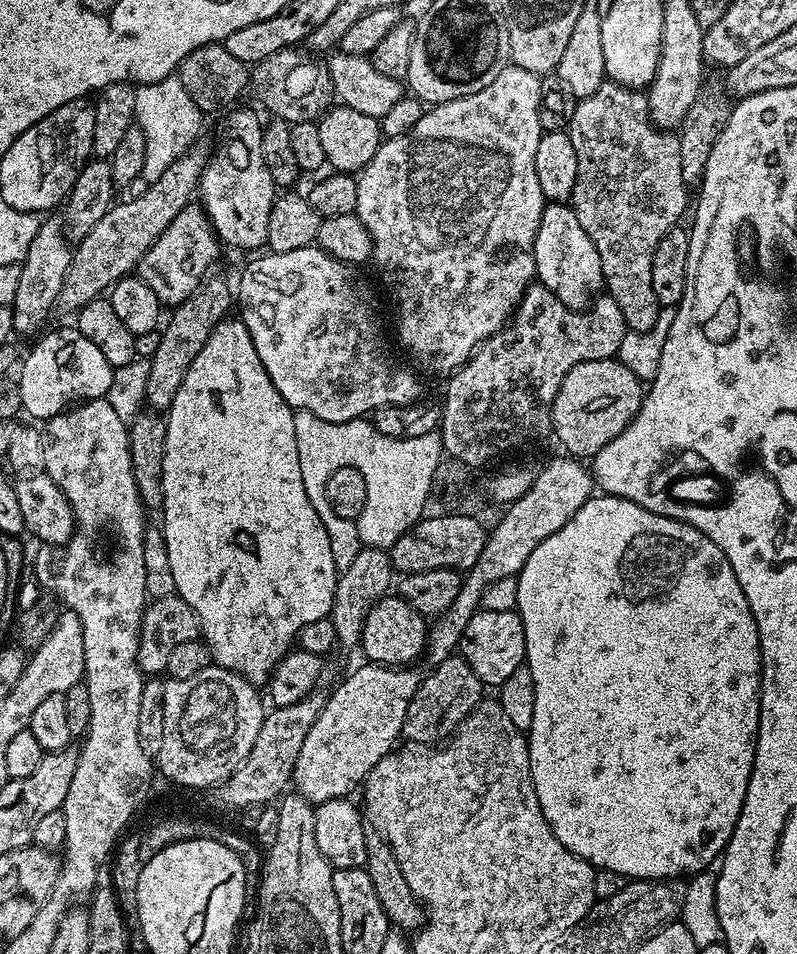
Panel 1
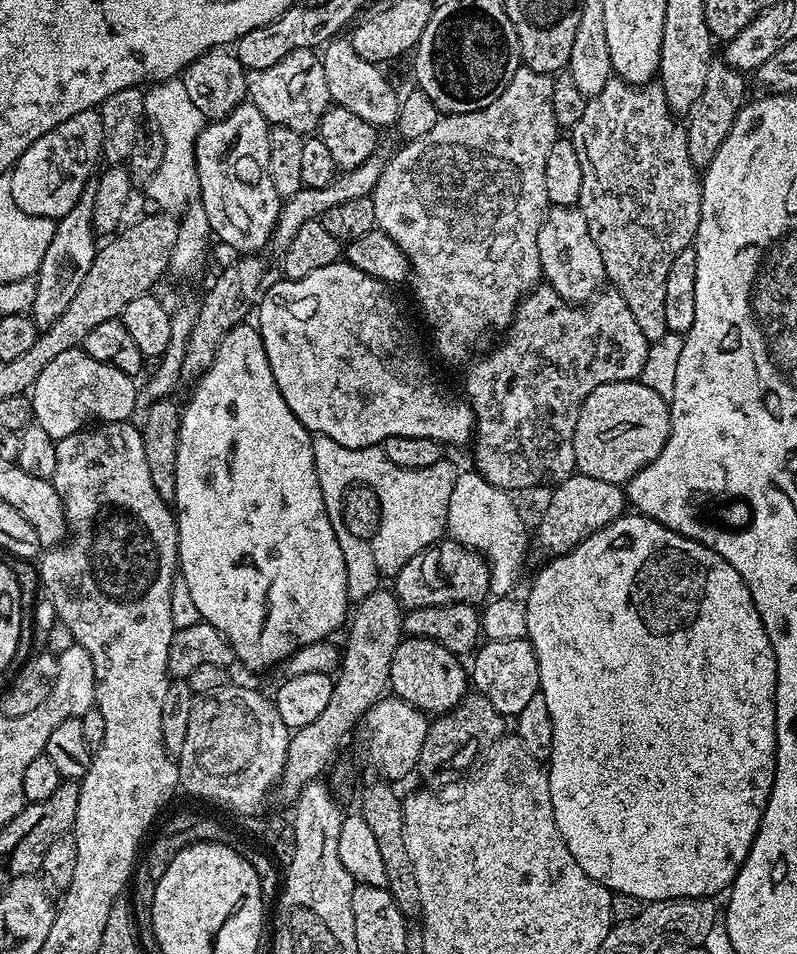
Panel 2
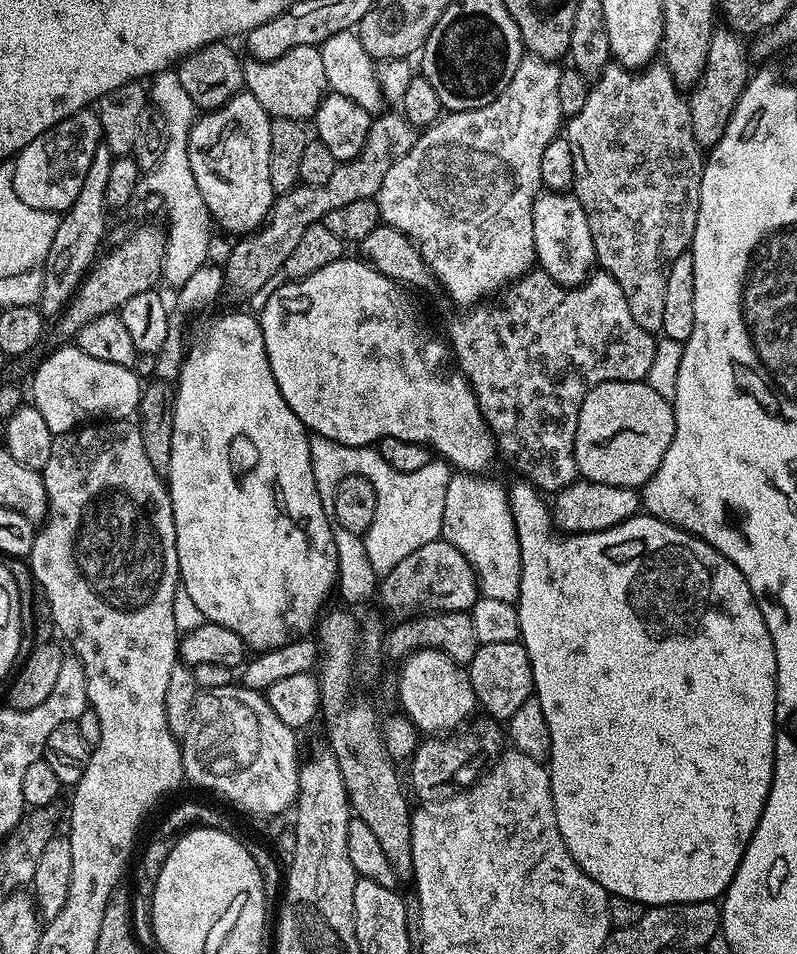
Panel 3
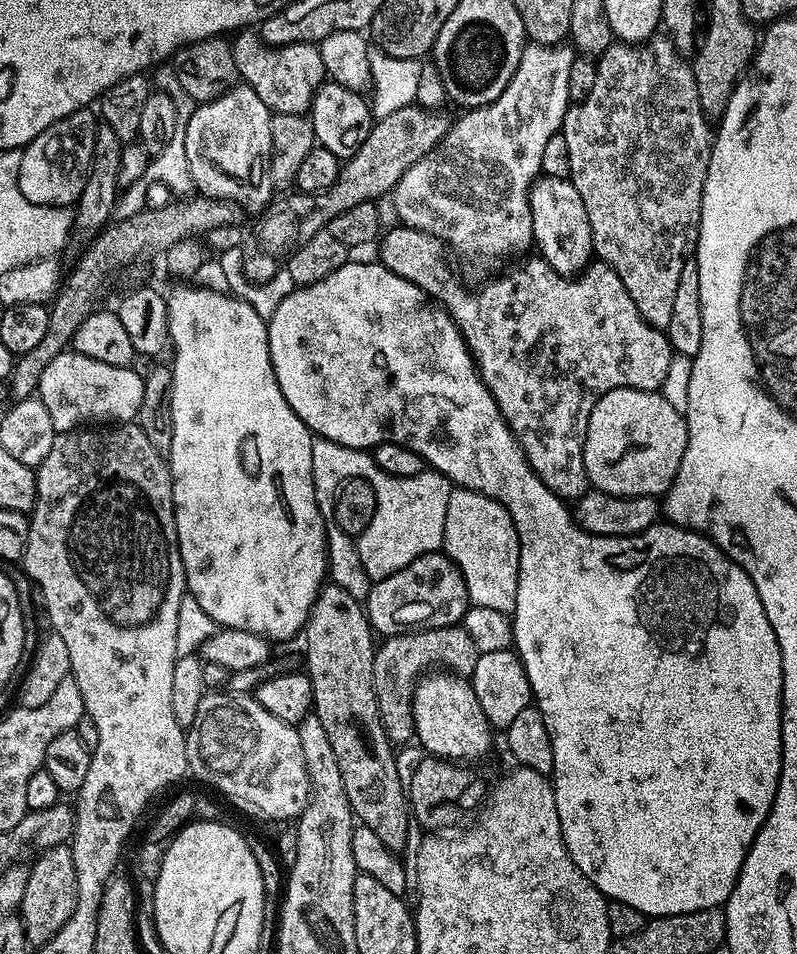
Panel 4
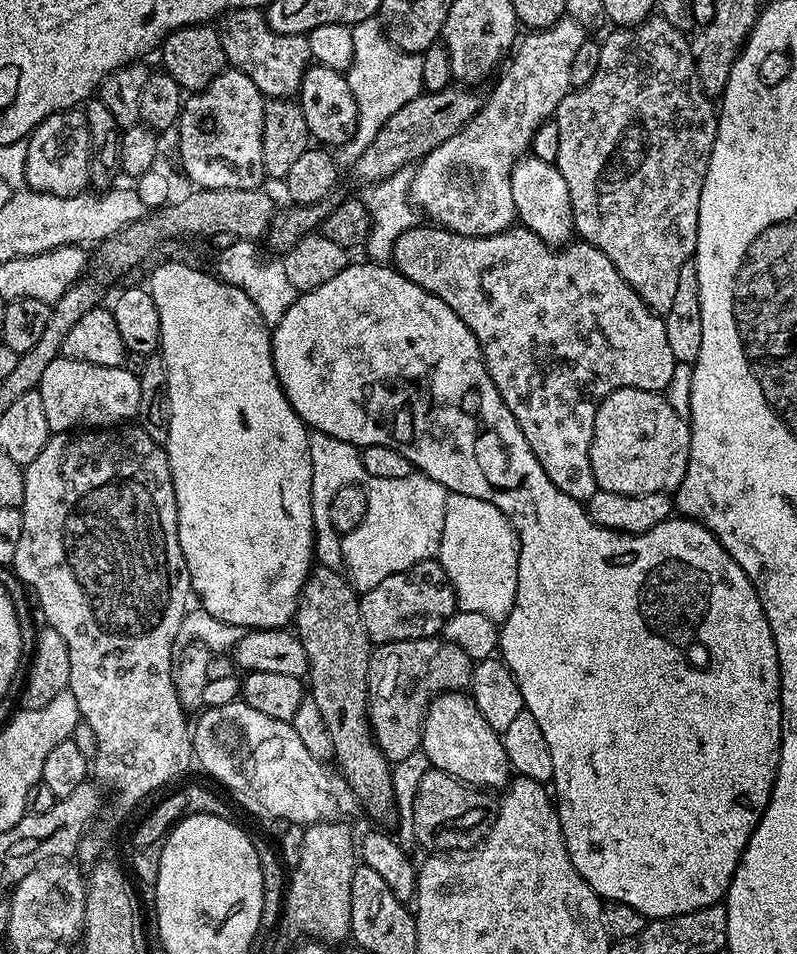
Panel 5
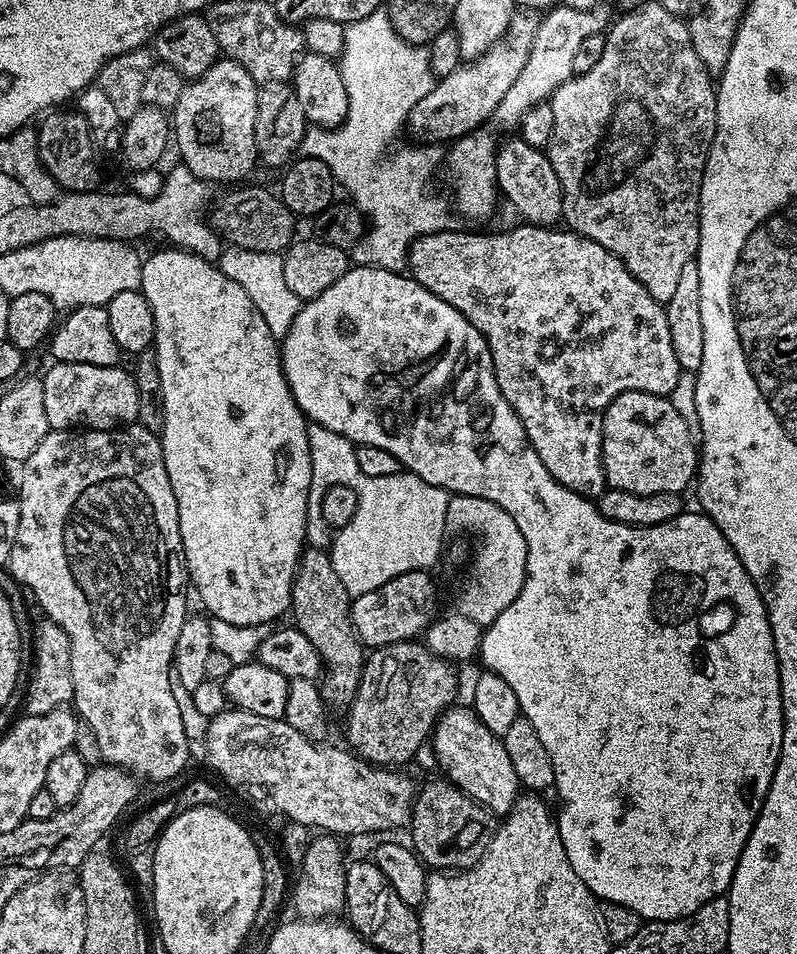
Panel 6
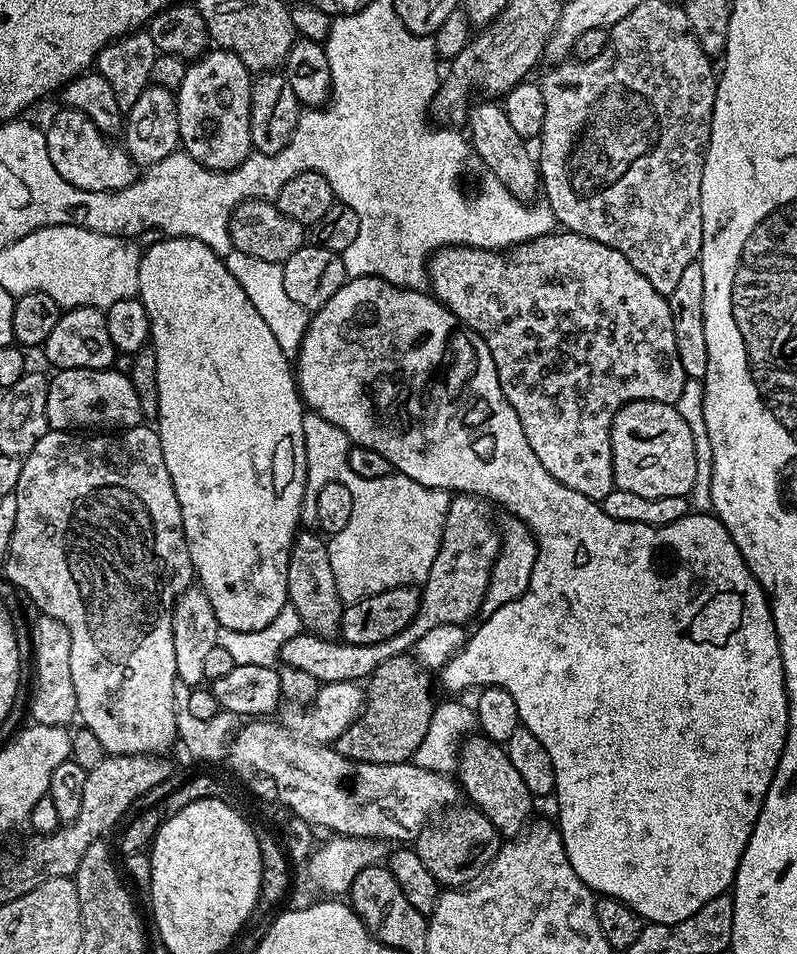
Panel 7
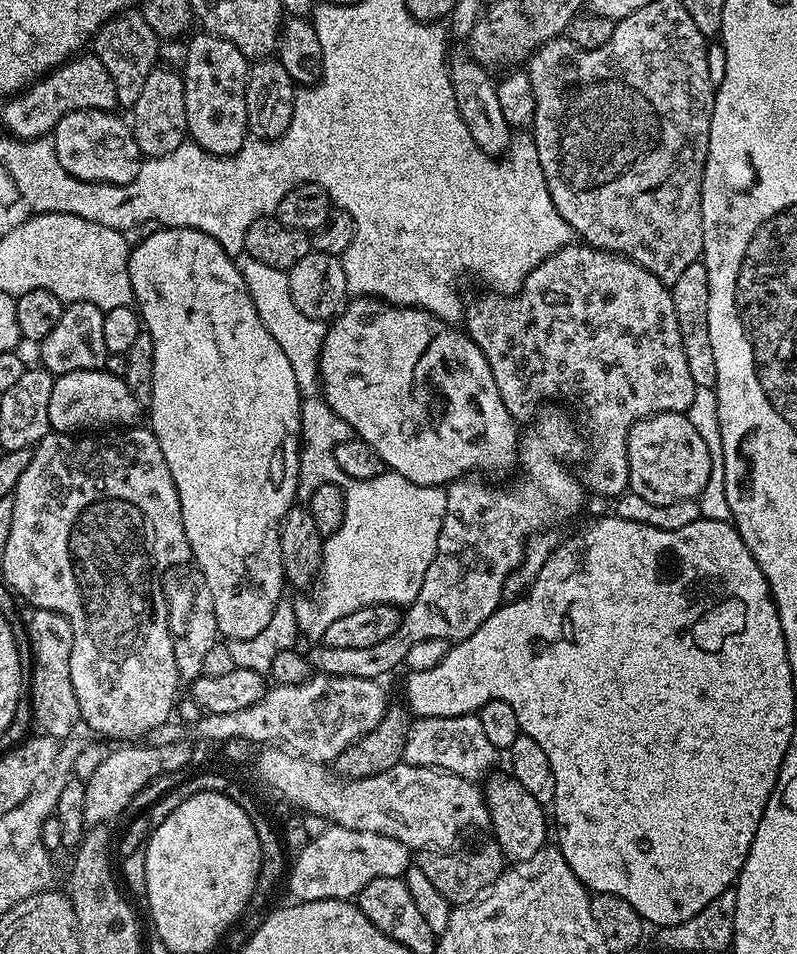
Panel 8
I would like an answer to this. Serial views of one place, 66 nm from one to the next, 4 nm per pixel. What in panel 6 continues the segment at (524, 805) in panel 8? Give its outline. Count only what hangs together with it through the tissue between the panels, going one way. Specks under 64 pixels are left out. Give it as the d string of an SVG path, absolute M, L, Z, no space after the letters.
M453 706L436 721L435 729L430 737L430 745L436 754L436 762L441 772L451 783L469 796L470 799L488 809L493 816L503 818L508 815L510 809L515 806L517 800L522 795L520 787L520 779L518 774L514 774L514 765L510 763L510 754L506 754L506 746L501 737L490 734L490 730L486 730L486 726L482 726L482 722L472 711L471 707Z

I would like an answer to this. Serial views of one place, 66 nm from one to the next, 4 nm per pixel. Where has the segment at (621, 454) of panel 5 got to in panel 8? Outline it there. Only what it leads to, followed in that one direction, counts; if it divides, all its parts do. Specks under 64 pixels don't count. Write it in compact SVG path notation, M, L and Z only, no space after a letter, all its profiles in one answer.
M663 412L642 418L634 422L628 432L628 486L630 491L638 494L638 498L646 498L646 502L654 502L657 506L666 506L666 502L682 502L699 497L700 491L712 473L710 450L706 450L706 442L702 442L698 430L683 412Z

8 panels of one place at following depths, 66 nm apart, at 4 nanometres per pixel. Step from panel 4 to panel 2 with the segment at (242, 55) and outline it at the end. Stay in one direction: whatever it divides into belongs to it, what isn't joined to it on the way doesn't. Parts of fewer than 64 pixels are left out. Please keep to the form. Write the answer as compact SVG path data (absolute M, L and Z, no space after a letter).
M302 48L286 54L284 60L270 68L247 73L247 99L264 115L269 125L301 126L311 120L316 122L329 109L332 95L326 86L324 61L314 53L312 48Z

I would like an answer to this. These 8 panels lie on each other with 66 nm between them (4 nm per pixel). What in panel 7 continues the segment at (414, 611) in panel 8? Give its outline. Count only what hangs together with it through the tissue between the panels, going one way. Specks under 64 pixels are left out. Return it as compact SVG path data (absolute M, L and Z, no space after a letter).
M456 494L449 499L440 549L434 558L434 566L430 566L430 574L424 579L418 614L406 630L394 634L394 638L386 638L386 642L374 642L370 646L345 644L339 639L316 636L303 630L282 646L279 663L285 668L306 670L306 674L311 674L321 685L364 682L374 670L378 670L378 666L382 666L382 662L411 653L418 640L434 626L445 626L446 623L464 626L468 624L467 620L475 621L481 615L480 607L492 567L500 553L500 534L494 520L492 524L487 516L488 508L489 505L479 496Z

